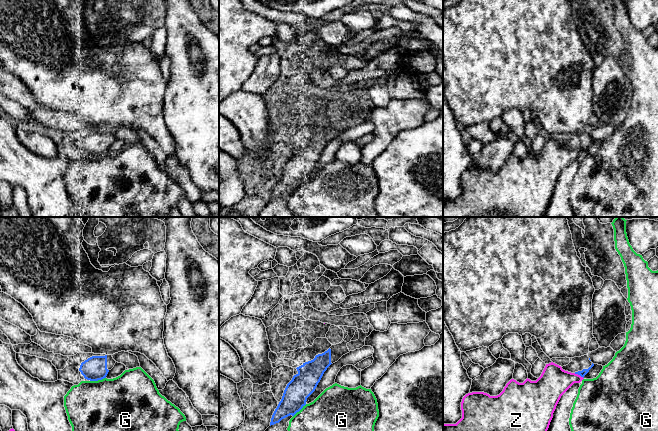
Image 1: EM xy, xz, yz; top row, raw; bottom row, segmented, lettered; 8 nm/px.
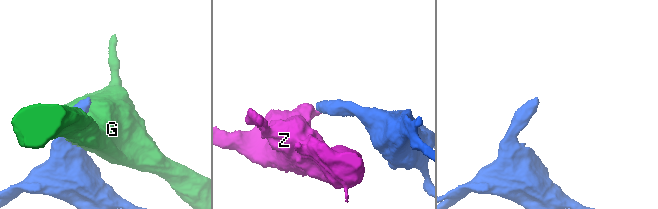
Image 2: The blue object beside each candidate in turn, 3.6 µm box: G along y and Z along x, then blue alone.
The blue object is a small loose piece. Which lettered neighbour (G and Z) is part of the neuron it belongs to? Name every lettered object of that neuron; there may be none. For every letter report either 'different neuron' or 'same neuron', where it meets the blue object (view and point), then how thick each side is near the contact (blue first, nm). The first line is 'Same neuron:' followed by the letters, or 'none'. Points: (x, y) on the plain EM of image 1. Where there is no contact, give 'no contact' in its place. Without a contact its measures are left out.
Same neuron: none
G: different neuron; meets blue in xy at (97, 156); 190 nm thick on the blue side, 500 nm on the other
Z: different neuron; meets blue in yz at (579, 150); 50 nm thick on the blue side, 240 nm on the other

